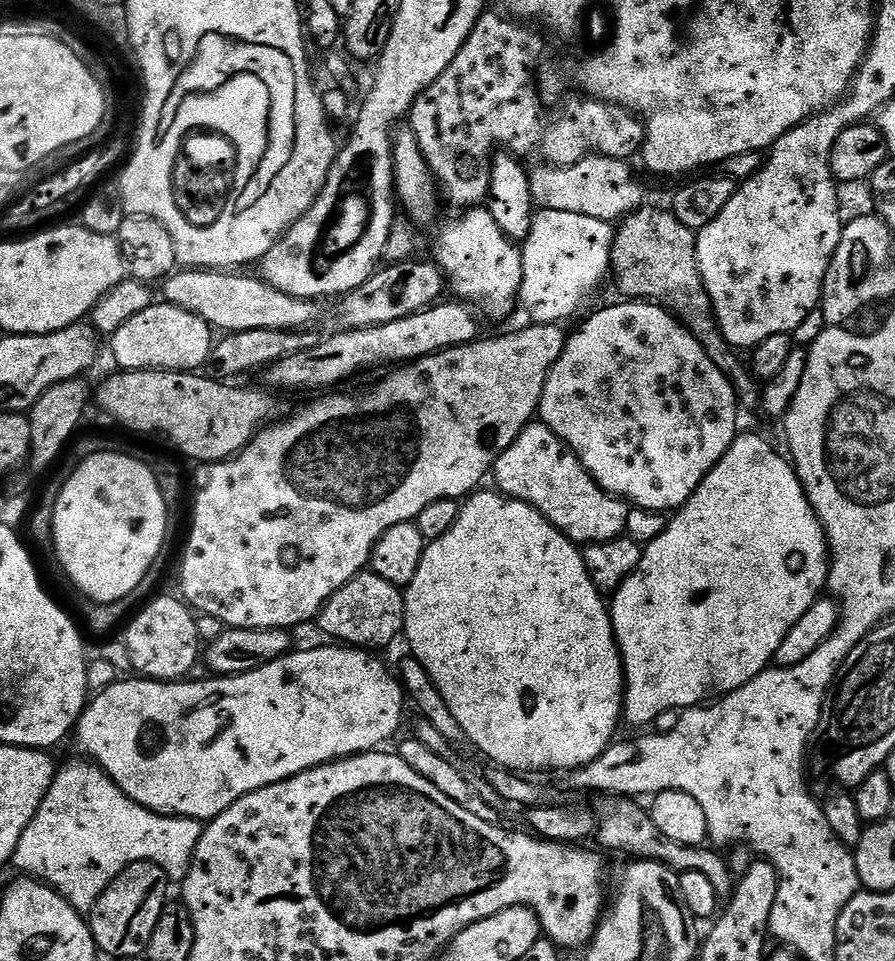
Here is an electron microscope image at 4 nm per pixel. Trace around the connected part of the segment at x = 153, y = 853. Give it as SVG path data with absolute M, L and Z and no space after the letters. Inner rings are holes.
M92 762L68 764L57 771L52 779L50 790L40 803L39 810L26 826L12 856L12 864L17 873L28 878L35 878L55 888L61 896L76 907L81 914L91 913L96 899L107 890L132 864L143 860L158 865L169 881L187 881L188 871L192 865L192 856L202 838L205 825L199 820L185 820L175 816L161 816L152 812L138 802L134 802L113 782L104 769Z

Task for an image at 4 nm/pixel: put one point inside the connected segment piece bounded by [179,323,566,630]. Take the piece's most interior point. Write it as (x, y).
(277, 529)

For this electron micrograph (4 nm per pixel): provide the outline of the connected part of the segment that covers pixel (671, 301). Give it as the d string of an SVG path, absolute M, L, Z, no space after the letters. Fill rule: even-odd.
M641 206L623 217L613 233L611 262L612 278L625 299L645 300L659 304L673 313L692 337L699 342L718 370L726 374L735 388L737 403L756 410L762 395L759 383L747 365L737 357L735 349L726 342L717 325L713 304L697 264L696 235L693 229L678 222L670 210Z

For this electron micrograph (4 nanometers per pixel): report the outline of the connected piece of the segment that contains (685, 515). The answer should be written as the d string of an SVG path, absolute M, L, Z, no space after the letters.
M737 435L730 450L726 450L722 459L712 467L696 493L667 521L664 532L658 534L654 542L647 544L638 566L611 597L612 630L616 645L620 648L620 658L624 661L623 719L629 720L636 728L643 724L651 725L664 712L703 705L709 698L733 692L753 680L758 673L765 671L775 661L778 646L782 646L782 638L790 634L790 626L794 626L794 622L798 622L798 618L802 618L802 614L806 614L806 610L810 610L812 603L825 591L829 559L828 538L824 535L824 528L820 525L816 511L806 498L795 467L787 459L779 457L764 436Z

